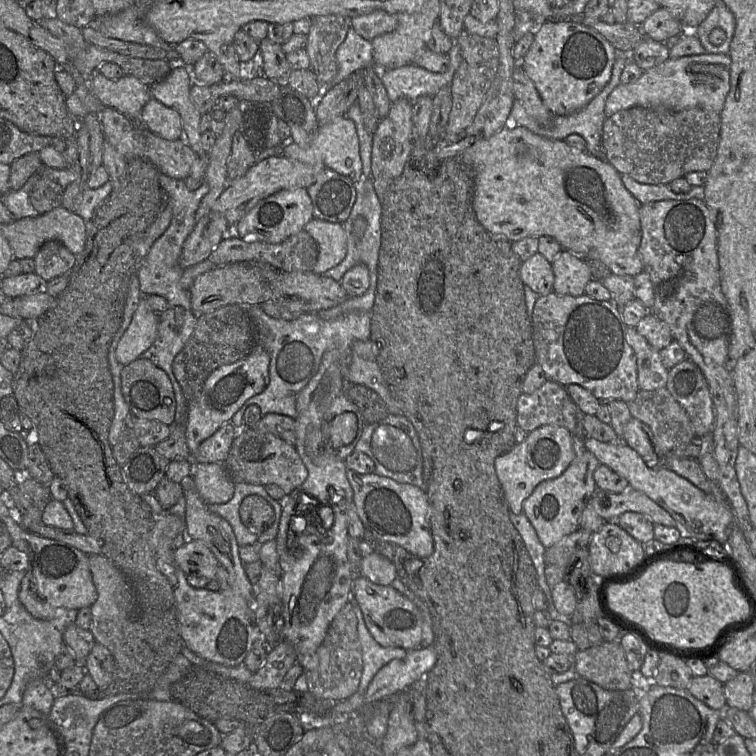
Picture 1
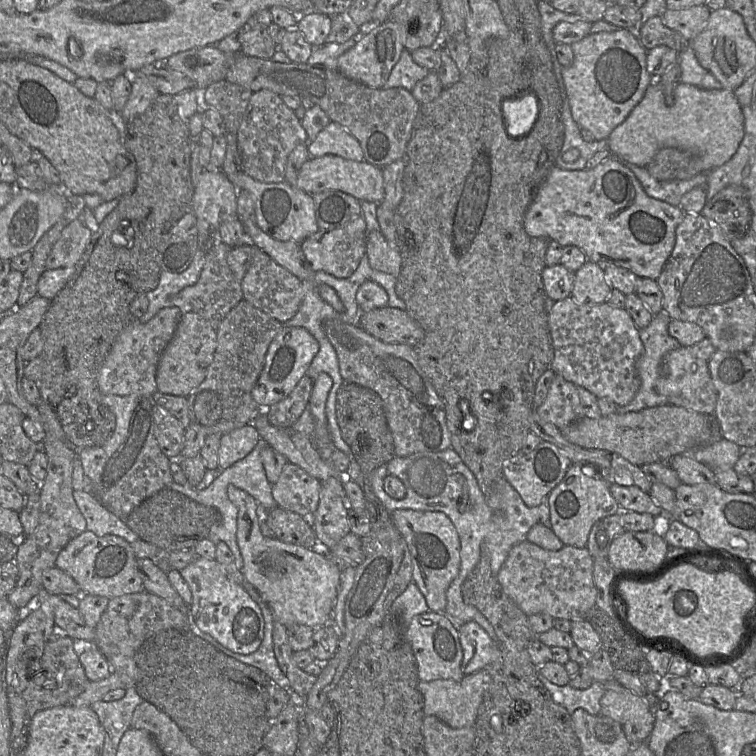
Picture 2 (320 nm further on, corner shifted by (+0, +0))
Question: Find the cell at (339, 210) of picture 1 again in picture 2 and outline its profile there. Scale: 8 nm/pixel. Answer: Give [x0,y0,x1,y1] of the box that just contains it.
[312,191,362,230]

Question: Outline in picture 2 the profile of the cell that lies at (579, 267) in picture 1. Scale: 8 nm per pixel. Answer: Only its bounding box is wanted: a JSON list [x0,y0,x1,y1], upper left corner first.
[570,261,612,305]

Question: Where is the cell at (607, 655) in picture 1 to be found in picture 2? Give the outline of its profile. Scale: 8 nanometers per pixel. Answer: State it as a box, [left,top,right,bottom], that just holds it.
[600,680,654,746]

